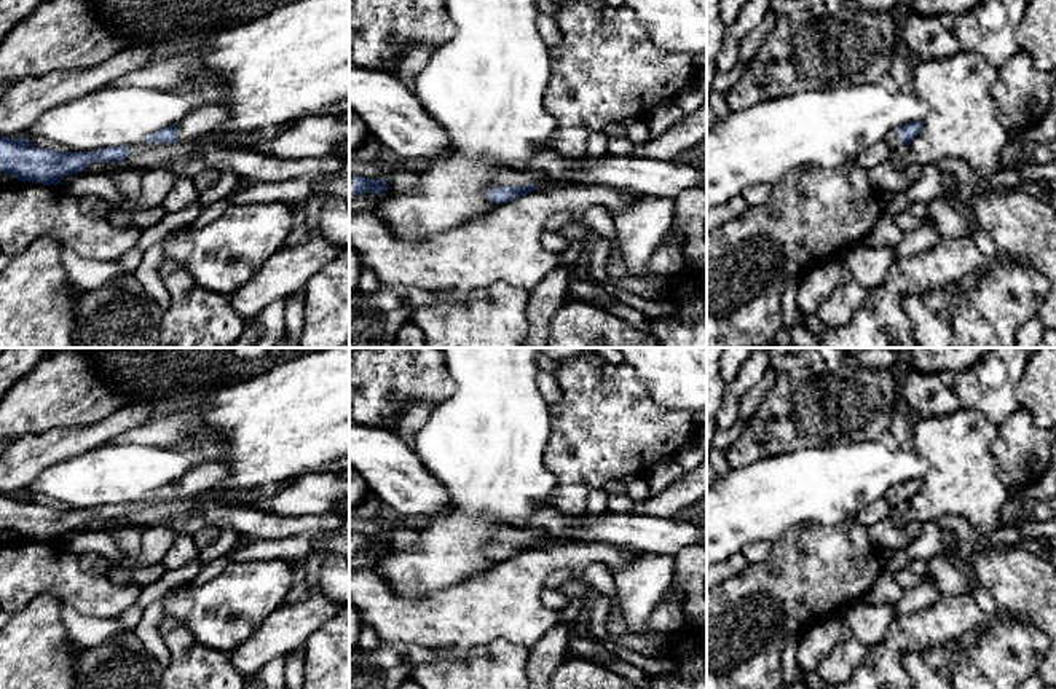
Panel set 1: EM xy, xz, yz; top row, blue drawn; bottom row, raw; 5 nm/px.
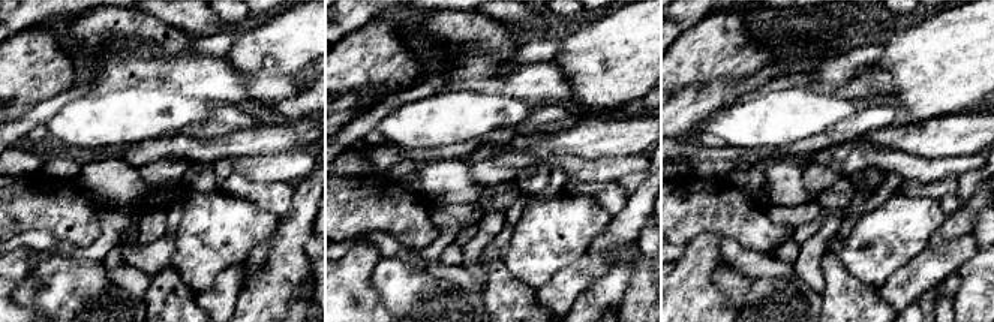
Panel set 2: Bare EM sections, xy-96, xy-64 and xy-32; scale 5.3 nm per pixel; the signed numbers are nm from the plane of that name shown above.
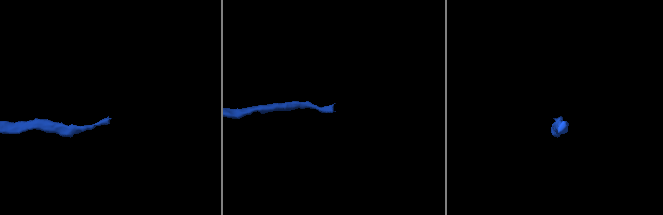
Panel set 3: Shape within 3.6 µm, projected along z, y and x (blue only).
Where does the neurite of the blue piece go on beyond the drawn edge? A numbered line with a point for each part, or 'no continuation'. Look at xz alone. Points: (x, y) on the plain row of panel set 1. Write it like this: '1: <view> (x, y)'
1: xz (516, 535)

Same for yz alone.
1: yz (892, 496)

